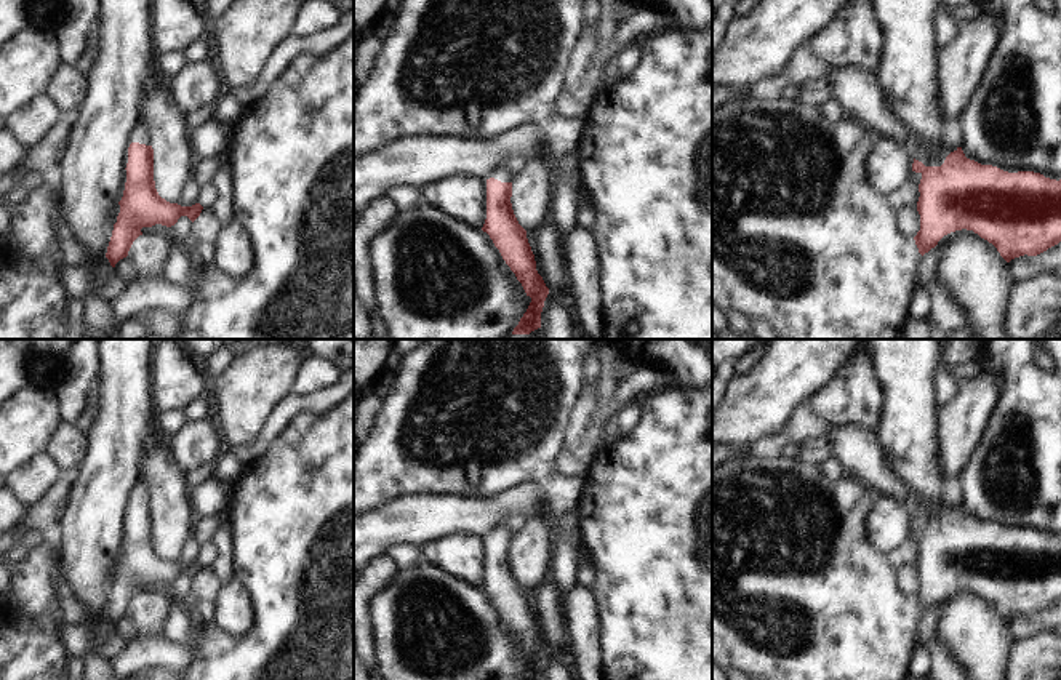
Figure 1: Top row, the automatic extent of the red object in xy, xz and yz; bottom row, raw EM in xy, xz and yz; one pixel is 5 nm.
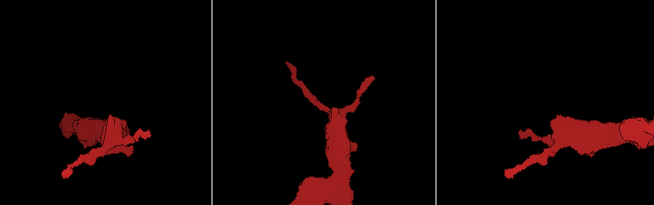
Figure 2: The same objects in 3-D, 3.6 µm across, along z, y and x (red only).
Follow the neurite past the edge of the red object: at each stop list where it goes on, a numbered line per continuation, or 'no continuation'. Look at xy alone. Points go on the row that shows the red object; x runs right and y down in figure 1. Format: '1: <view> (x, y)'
1: xy (141, 135)

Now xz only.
1: xz (503, 173)

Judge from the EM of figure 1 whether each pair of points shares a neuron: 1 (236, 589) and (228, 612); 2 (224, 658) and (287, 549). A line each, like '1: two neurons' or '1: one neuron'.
1: one neuron
2: one neuron

